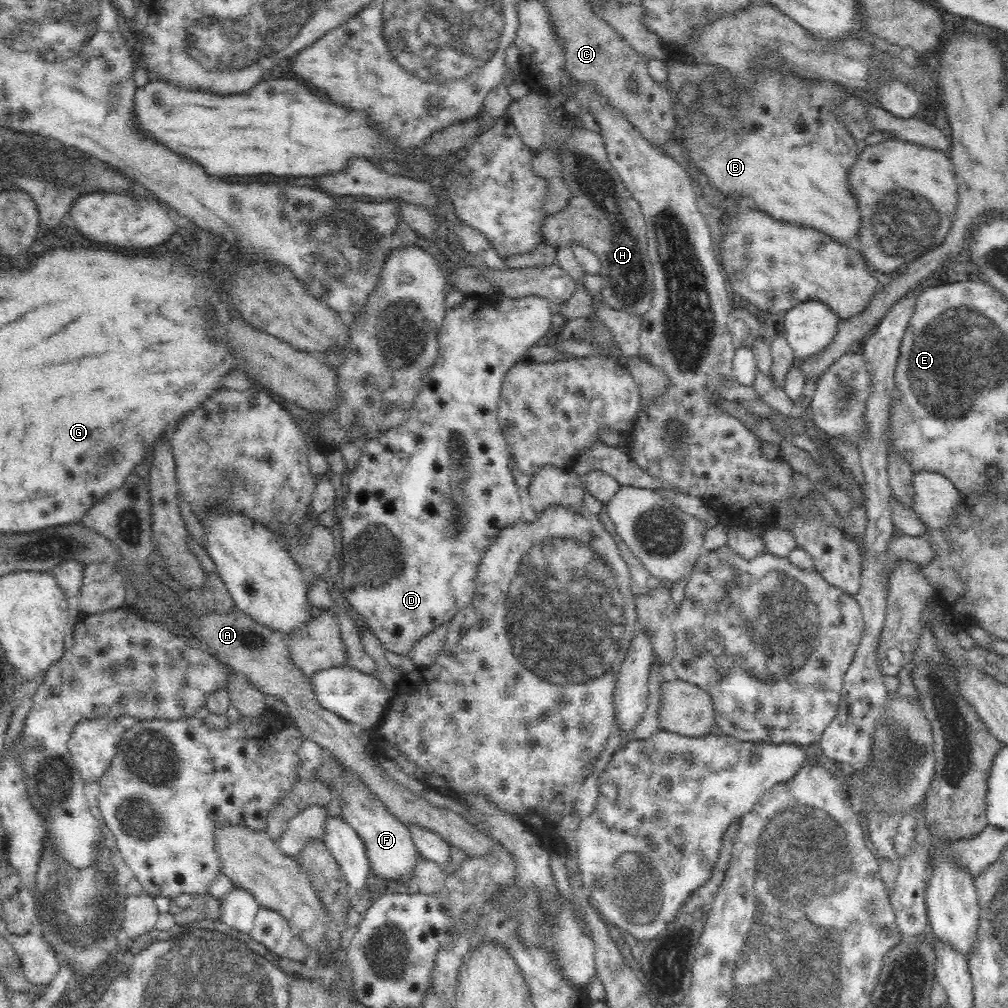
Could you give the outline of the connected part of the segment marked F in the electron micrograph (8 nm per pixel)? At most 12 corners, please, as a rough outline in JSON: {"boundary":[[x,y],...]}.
{"boundary":[[321,747],[316,781],[364,843],[371,872],[410,877],[417,848],[347,766]]}

